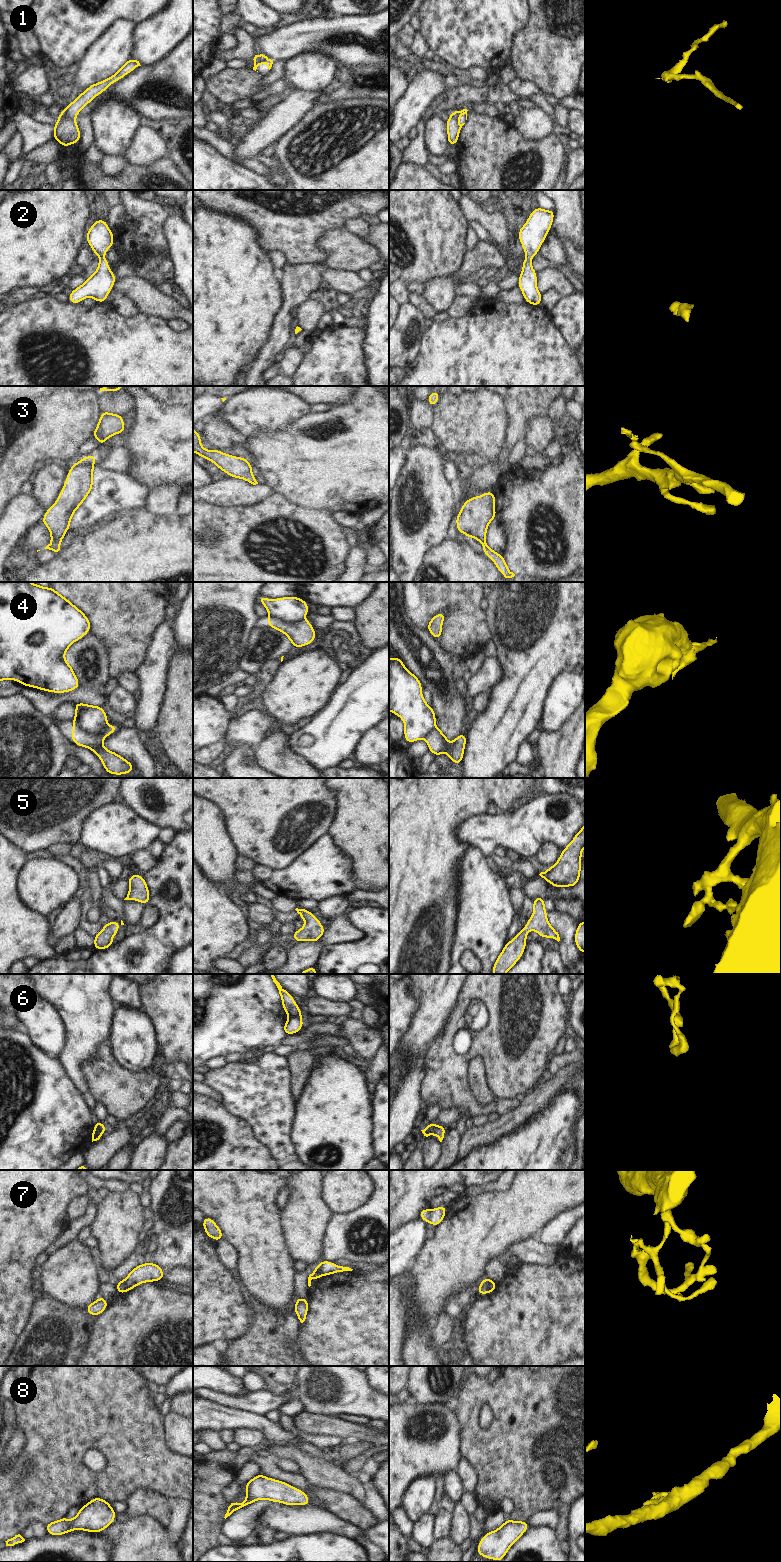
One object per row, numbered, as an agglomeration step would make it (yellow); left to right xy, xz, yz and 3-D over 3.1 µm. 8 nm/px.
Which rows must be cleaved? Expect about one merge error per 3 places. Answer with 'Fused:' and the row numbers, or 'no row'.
Fused: 1, 4, 6, 7

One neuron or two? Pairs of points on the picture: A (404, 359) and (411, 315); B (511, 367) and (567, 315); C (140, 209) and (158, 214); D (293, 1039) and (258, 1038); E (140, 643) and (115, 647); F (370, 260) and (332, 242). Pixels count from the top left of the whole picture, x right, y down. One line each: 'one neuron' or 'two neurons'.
A: one neuron
B: two neurons
C: one neuron
D: two neurons
E: one neuron
F: one neuron

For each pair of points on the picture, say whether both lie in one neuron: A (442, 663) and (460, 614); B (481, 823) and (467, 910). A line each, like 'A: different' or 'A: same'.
A: different
B: different

